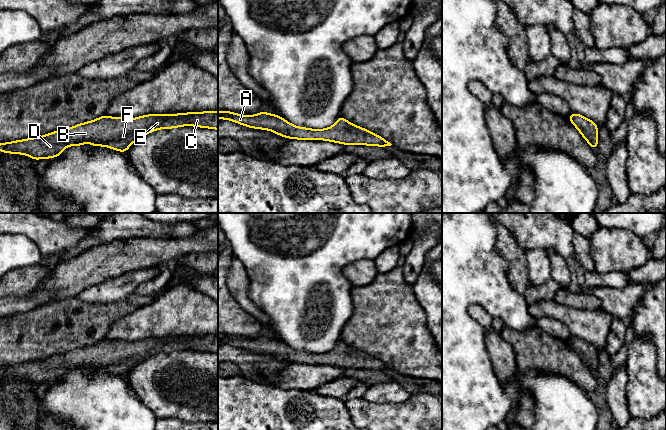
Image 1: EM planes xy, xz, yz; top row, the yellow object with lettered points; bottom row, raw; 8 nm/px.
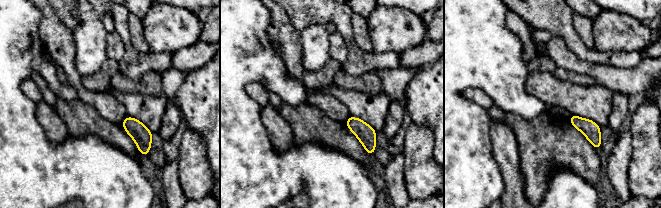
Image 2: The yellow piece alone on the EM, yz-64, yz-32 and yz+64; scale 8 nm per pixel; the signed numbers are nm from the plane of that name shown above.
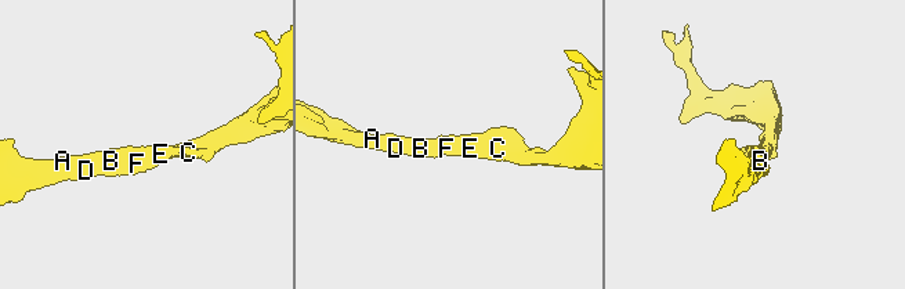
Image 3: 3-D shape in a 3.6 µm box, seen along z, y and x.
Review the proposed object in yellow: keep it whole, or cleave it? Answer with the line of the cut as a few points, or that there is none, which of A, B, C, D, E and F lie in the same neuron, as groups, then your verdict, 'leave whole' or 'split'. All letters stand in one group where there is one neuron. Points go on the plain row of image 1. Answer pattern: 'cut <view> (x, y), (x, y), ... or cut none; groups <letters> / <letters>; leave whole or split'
cut none; groups A B C D E F; leave whole

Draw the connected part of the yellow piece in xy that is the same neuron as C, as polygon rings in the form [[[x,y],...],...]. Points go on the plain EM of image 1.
[[[218,335],[188,336],[178,338],[148,338],[137,342],[110,341],[103,339],[95,344],[80,347],[63,354],[57,354],[46,359],[17,365],[0,367],[2,377],[22,378],[34,385],[51,383],[60,380],[68,370],[82,370],[90,367],[93,371],[104,370],[110,373],[127,376],[128,372],[148,357],[159,353],[172,353],[183,350],[194,350],[218,354]]]

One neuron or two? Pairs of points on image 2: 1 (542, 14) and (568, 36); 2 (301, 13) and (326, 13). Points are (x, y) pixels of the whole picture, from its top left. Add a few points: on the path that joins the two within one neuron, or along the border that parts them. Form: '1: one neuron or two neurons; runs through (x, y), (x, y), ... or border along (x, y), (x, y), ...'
1: one neuron; runs through (548, 16), (562, 30)
2: one neuron; runs through (307, 13), (320, 13)

